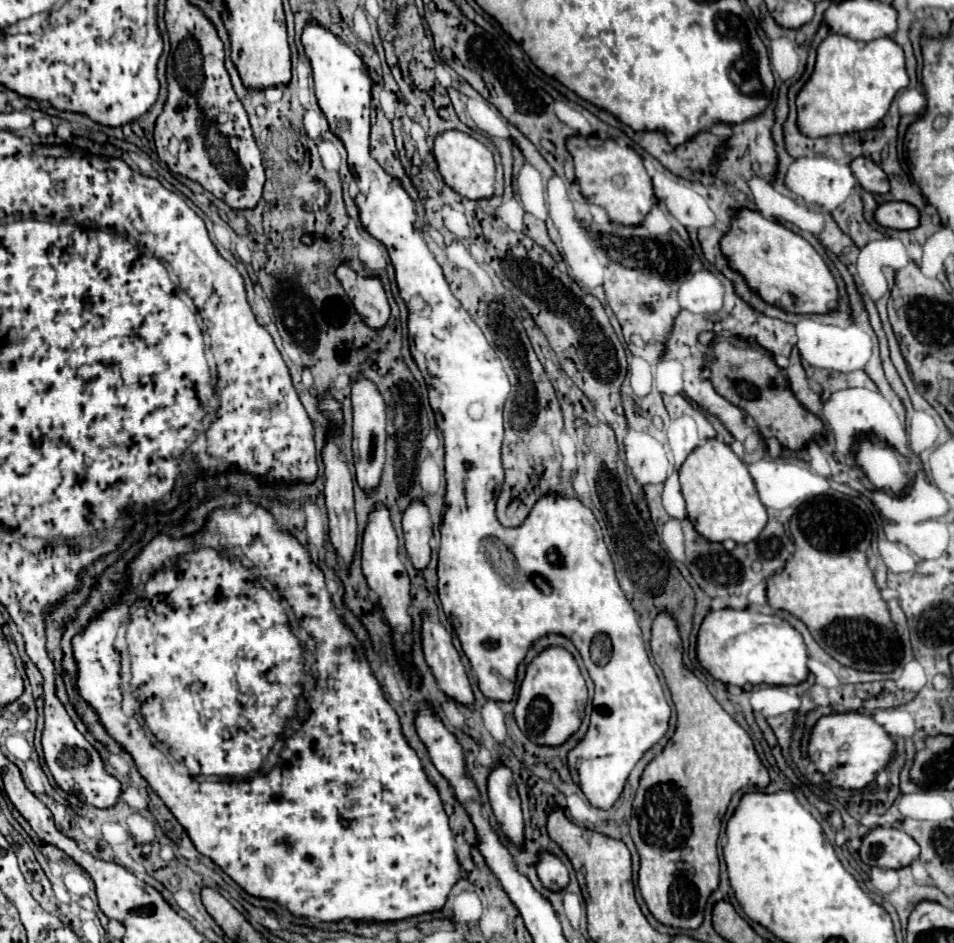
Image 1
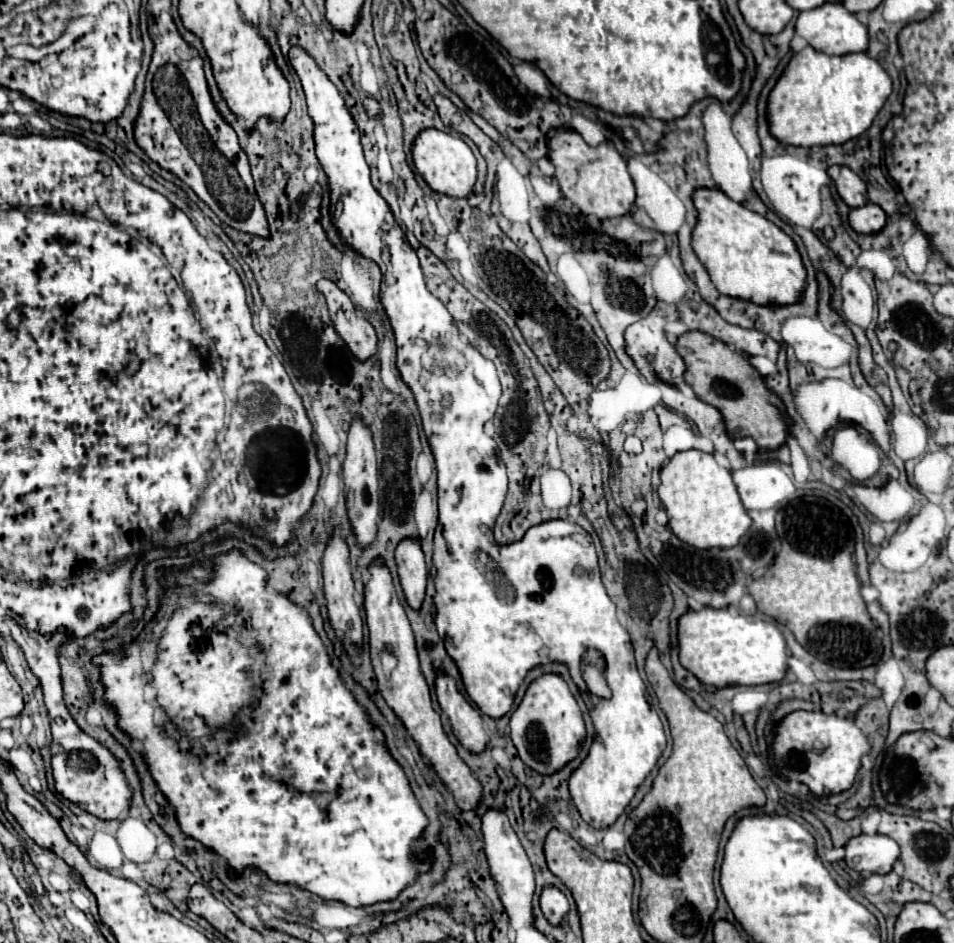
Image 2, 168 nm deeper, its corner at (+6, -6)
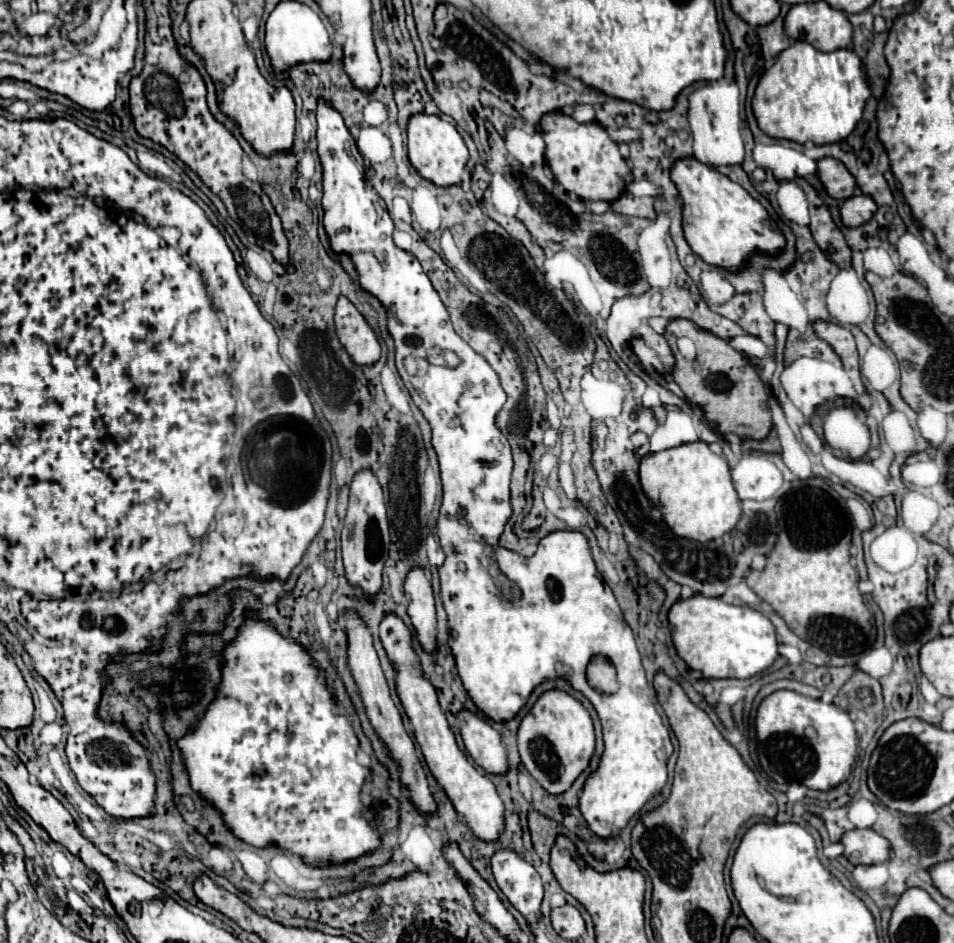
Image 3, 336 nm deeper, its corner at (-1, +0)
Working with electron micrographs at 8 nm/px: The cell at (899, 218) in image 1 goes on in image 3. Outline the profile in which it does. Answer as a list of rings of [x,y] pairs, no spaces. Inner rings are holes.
[[[857,195],[849,197],[841,205],[841,217],[847,227],[857,227],[865,225],[865,221],[873,219],[873,213],[877,213],[877,205],[869,195]]]

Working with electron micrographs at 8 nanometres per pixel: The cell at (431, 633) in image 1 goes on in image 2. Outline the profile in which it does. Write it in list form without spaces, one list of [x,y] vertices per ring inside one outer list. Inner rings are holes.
[[[448,675],[436,679],[436,695],[442,711],[448,715],[452,733],[470,753],[482,753],[488,747],[488,731],[484,729],[480,713],[460,695],[456,683]]]

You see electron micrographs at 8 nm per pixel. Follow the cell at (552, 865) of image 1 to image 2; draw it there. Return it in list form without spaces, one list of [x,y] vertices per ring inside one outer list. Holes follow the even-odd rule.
[[[546,887],[542,891],[540,907],[542,907],[544,917],[554,927],[560,927],[562,921],[564,921],[564,917],[568,915],[568,899],[564,897],[564,893],[560,889],[554,889],[554,887]]]

